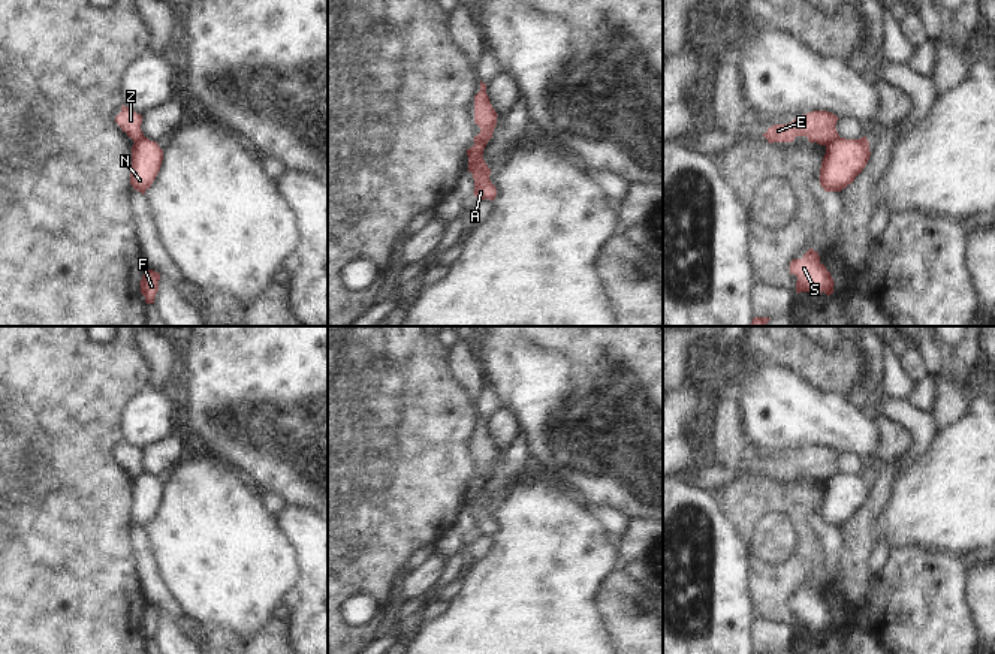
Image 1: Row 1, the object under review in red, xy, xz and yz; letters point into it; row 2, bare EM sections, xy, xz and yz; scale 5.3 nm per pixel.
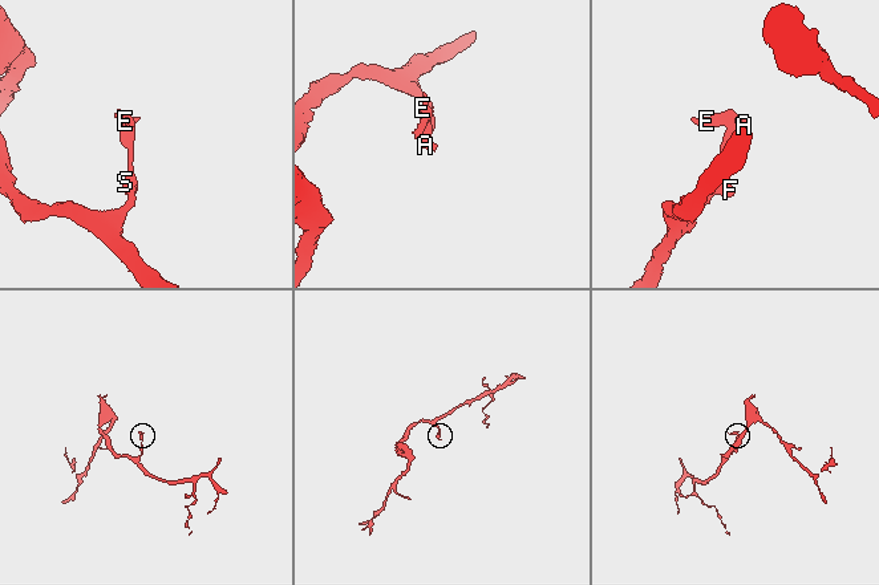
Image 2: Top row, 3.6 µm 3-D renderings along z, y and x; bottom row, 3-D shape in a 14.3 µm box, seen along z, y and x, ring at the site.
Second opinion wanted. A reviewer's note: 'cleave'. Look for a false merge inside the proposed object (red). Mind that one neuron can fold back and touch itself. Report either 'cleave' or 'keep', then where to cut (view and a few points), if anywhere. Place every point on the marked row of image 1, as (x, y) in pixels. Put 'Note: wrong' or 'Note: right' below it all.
cleave | xz (481, 156), (469, 171)
Note: right

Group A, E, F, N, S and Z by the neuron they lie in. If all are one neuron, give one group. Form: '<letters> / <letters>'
A F N S / E Z

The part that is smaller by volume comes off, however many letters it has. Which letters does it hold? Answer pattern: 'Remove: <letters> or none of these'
Remove: E, Z

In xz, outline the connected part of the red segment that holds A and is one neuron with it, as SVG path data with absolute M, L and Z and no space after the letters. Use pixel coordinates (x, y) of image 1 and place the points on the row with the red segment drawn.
M477 157L468 172L471 172L474 178L474 196L480 201L494 201L497 196L497 189L489 180L491 169L485 163L483 157Z

